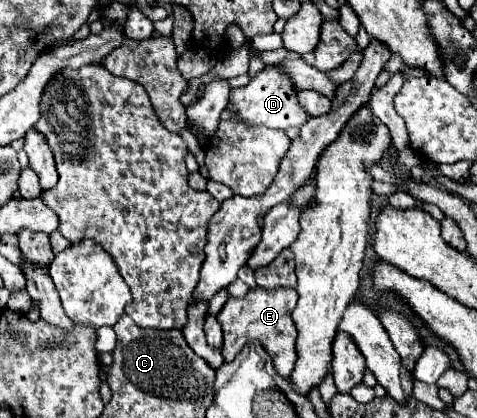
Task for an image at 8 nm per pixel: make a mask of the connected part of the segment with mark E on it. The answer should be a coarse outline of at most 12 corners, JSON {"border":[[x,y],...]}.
{"border":[[249,290],[217,314],[225,362],[253,340],[287,378],[297,362],[299,294]]}

